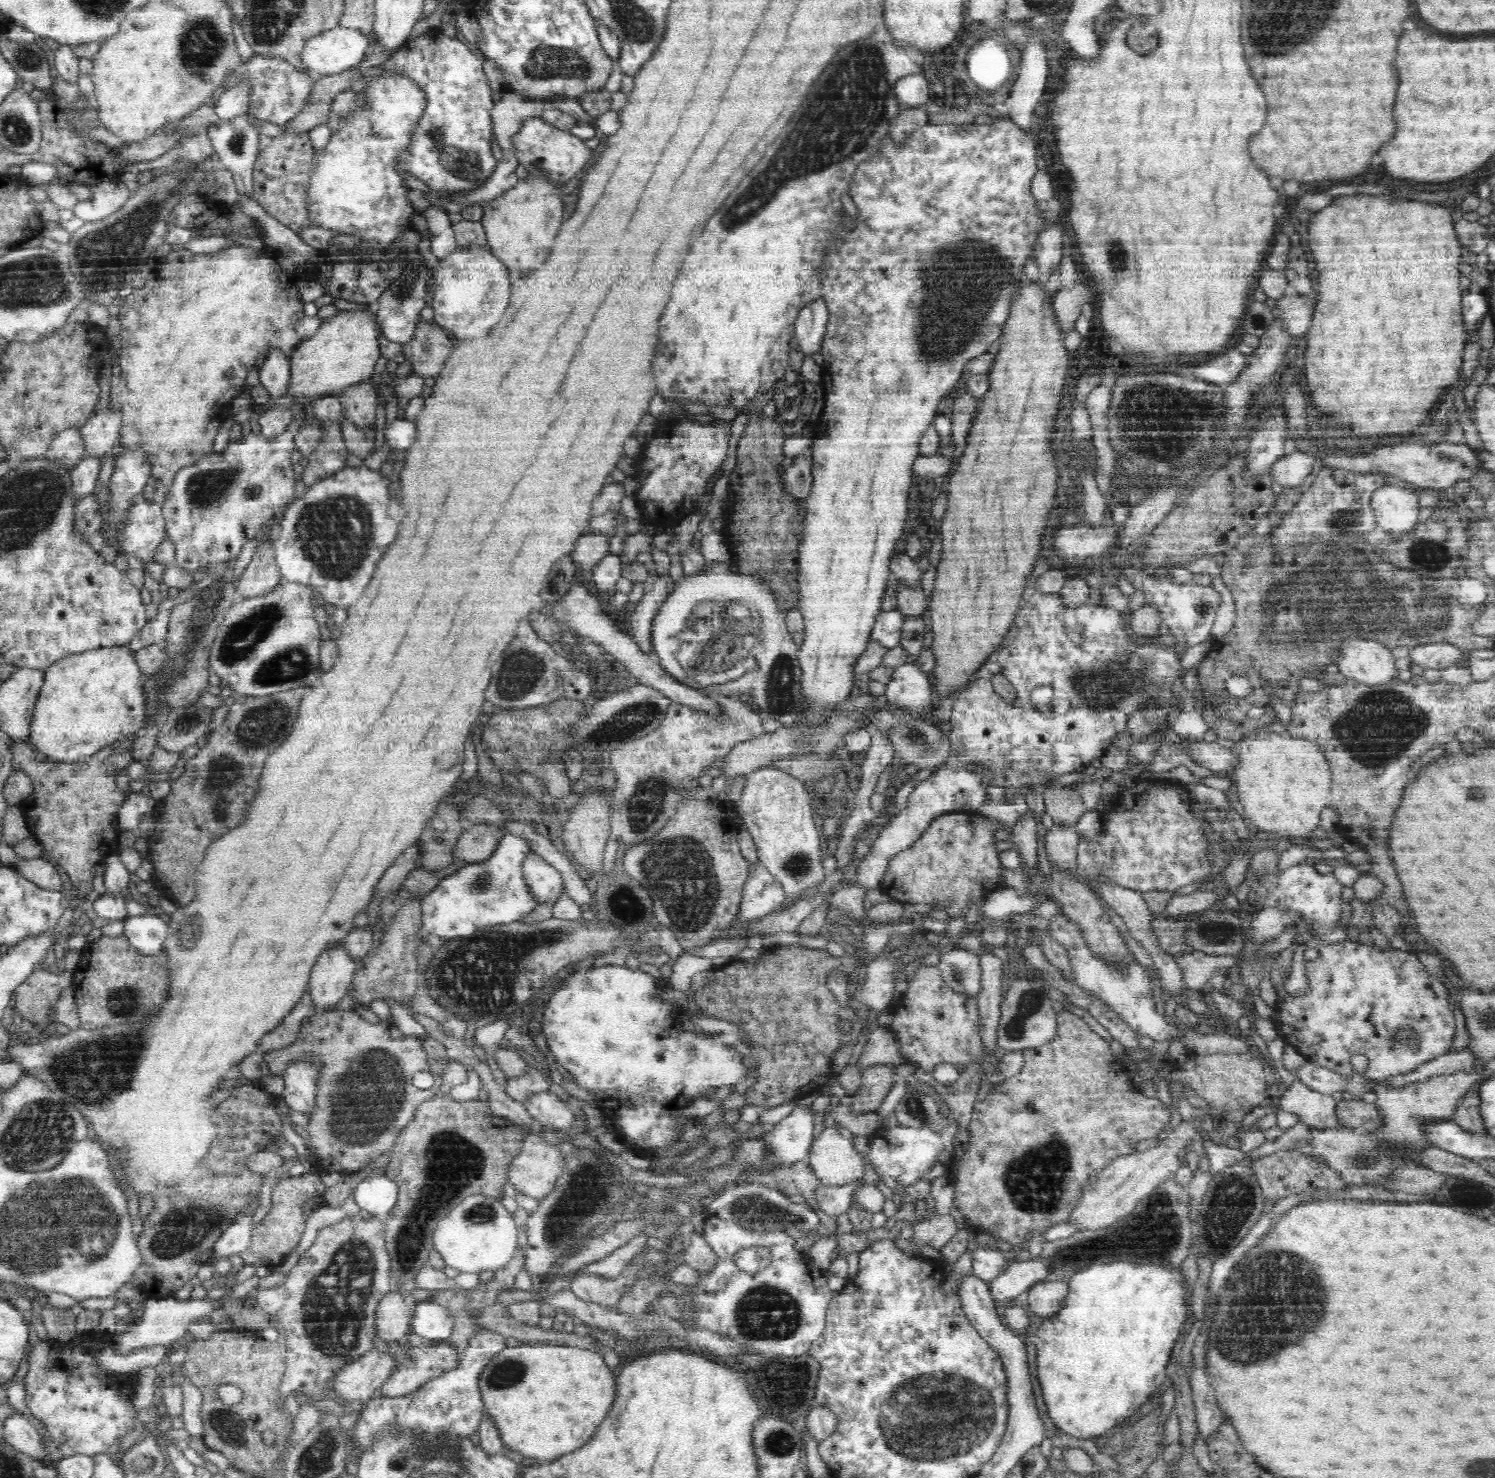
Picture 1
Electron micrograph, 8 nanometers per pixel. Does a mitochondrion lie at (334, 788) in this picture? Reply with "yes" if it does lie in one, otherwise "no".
no

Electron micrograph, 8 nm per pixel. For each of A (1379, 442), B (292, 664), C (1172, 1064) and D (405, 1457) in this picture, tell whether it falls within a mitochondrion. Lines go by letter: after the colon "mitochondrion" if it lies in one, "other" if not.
A: other
B: mitochondrion
C: other
D: mitochondrion

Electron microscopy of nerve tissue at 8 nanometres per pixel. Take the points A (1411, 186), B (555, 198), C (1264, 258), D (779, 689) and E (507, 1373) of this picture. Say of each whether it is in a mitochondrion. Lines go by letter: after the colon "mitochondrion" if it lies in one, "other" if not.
A: other
B: other
C: other
D: mitochondrion
E: mitochondrion

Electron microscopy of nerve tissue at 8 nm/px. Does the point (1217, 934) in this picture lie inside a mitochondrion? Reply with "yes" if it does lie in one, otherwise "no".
yes

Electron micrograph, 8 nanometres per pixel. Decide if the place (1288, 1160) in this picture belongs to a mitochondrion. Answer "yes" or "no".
no

